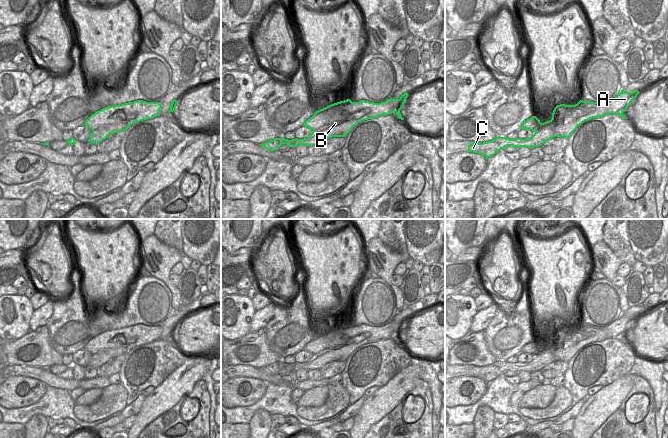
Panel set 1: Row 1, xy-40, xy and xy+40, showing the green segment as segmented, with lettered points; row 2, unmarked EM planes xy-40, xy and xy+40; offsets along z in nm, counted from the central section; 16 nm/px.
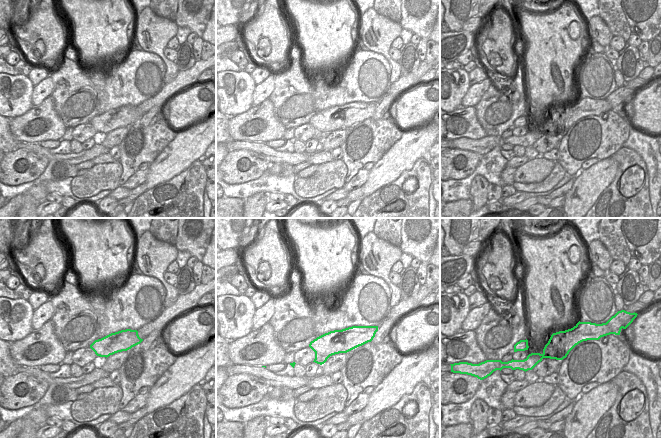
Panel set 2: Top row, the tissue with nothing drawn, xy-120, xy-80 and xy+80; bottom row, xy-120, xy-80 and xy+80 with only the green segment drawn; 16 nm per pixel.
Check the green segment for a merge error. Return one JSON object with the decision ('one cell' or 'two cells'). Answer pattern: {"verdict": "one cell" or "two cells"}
{"verdict": "two cells"}

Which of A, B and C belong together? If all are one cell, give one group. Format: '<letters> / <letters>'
A / B C

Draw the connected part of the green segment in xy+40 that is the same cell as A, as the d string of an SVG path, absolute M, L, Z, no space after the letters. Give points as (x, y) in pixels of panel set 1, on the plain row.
M622 313L617 320L606 326L606 333L610 336L610 338L619 338L623 343L626 343L623 337L627 335L628 330L639 317L640 316L638 314L627 316Z

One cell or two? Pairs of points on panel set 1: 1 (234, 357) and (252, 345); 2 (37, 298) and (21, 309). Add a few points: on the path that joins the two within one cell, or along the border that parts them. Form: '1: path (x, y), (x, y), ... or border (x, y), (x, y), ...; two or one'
1: path (238, 353), (248, 349); one
2: border (29, 299), (34, 309); two

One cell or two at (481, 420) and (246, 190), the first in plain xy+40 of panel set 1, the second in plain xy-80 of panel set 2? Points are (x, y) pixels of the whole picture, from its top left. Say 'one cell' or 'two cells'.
two cells

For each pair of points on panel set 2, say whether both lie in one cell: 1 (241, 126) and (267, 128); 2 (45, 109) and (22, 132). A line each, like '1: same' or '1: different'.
1: same
2: same

